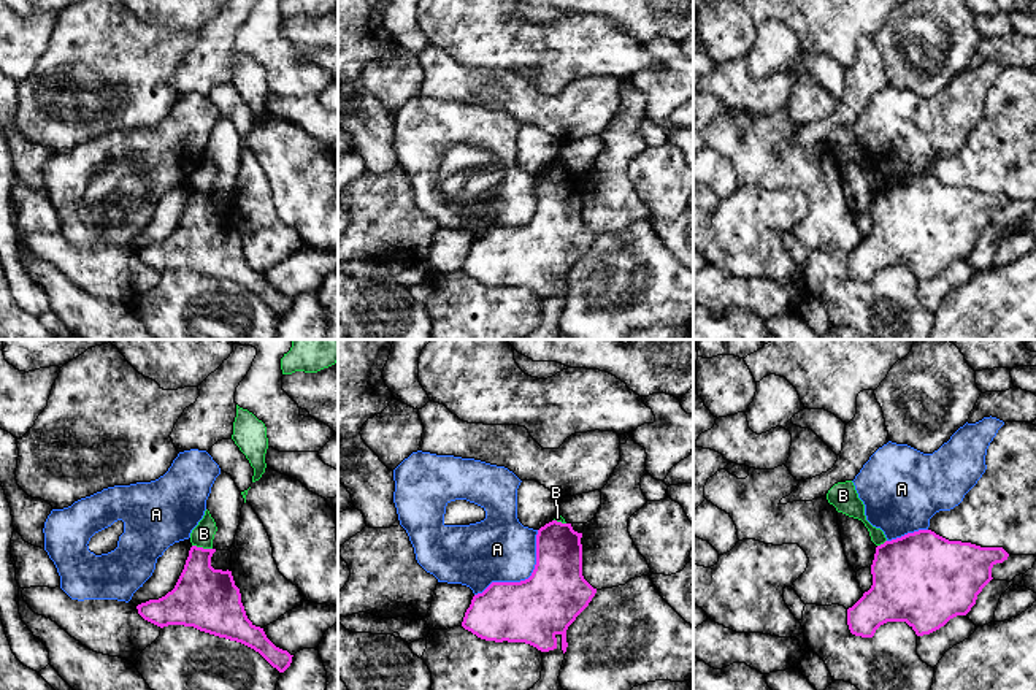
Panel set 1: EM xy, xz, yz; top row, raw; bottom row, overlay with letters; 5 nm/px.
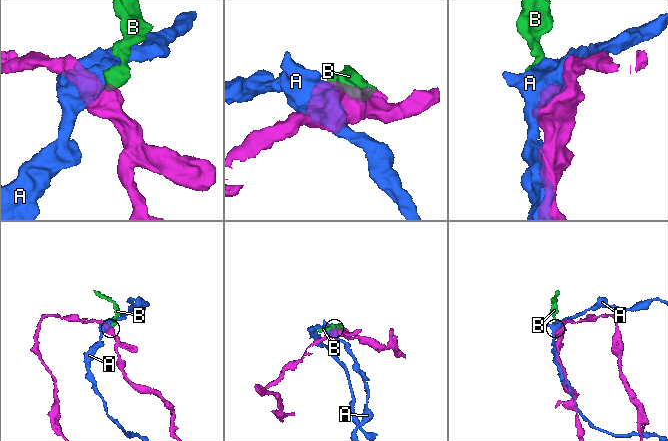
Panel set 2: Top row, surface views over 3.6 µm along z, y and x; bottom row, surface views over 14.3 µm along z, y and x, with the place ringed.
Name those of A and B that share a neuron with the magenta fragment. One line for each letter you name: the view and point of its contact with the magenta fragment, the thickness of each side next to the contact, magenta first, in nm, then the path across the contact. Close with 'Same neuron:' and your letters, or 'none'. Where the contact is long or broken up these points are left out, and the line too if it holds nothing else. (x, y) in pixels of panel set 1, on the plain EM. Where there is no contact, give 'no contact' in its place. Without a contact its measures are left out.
Same neuron: none

